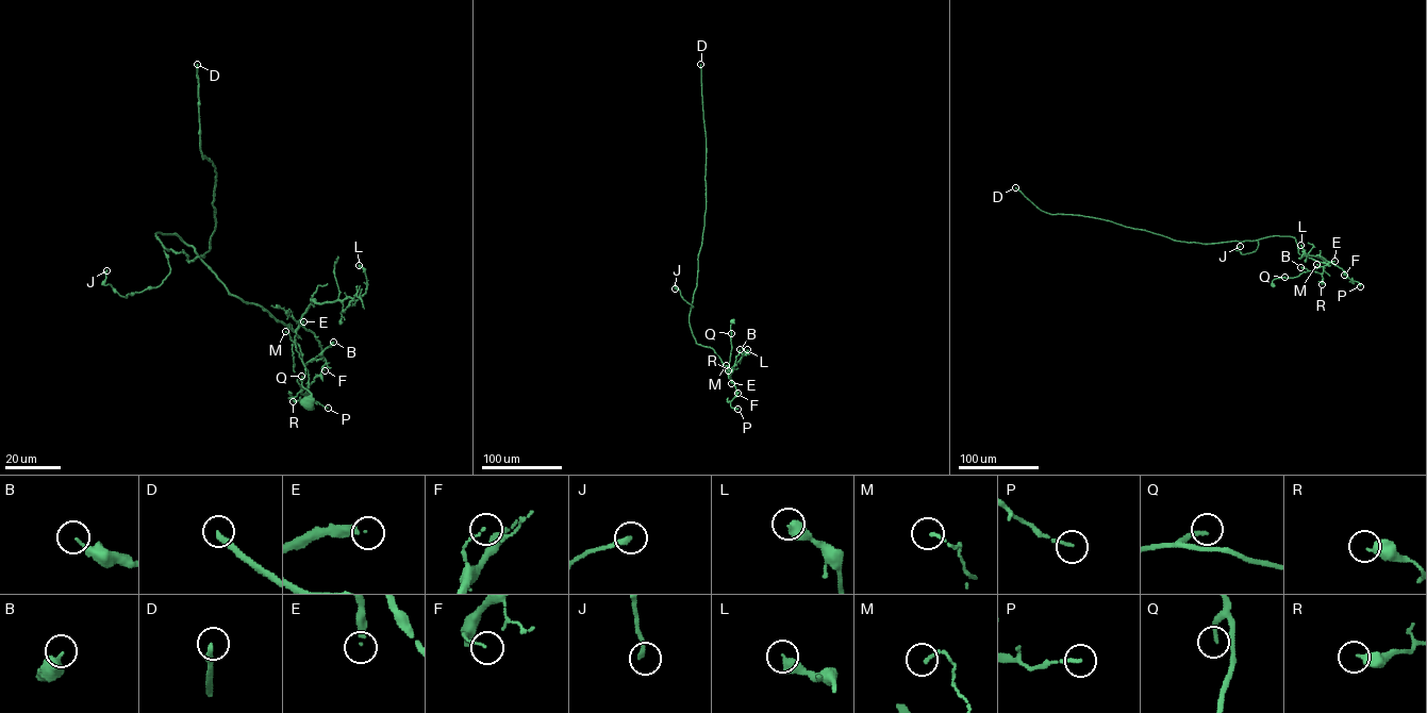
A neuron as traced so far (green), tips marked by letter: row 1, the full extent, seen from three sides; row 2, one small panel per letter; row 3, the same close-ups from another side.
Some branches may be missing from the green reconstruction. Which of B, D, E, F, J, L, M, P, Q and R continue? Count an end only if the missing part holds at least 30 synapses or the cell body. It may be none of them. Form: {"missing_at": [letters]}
{"missing_at": ["D", "E"]}

